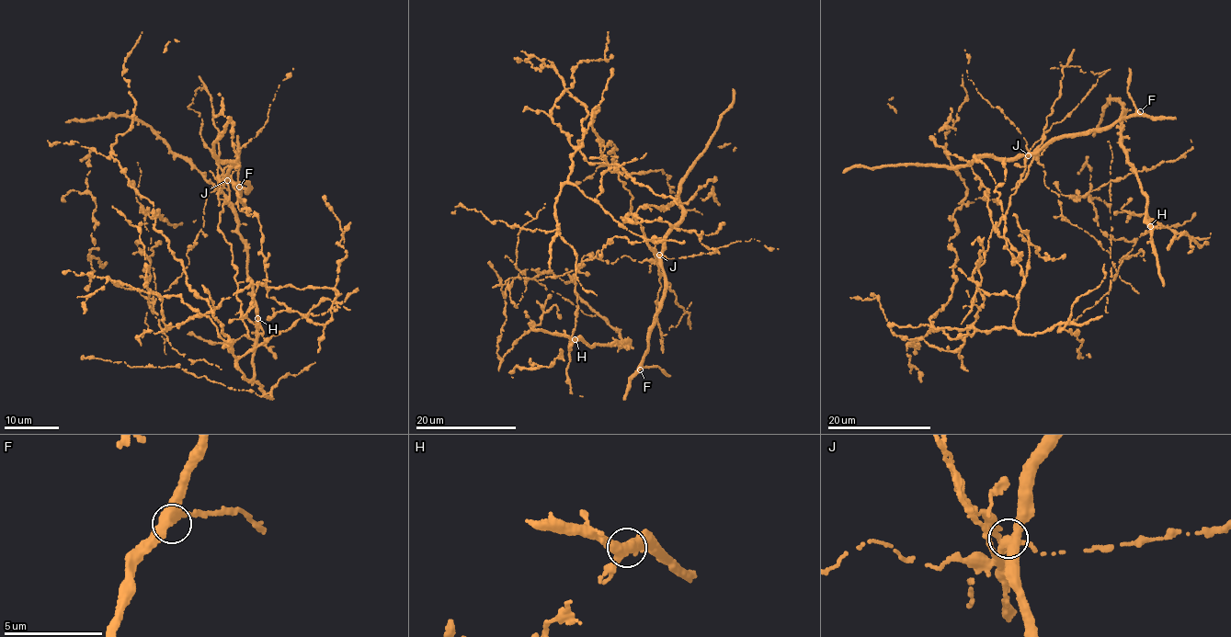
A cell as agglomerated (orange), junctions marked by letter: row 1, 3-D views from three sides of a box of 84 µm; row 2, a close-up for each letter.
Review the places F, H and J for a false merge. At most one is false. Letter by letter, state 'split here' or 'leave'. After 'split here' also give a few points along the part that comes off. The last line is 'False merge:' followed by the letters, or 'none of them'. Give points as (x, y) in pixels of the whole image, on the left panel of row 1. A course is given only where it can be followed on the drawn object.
F: leave
H: leave
J: split here; course (227, 179), (206, 197), (188, 265), (168, 290), (156, 291), (153, 312), (170, 346), (221, 369)
False merge: J

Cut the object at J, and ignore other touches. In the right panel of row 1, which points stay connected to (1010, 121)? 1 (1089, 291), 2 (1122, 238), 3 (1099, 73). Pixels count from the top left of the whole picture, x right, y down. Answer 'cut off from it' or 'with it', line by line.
1: cut off from it
2: cut off from it
3: with it

